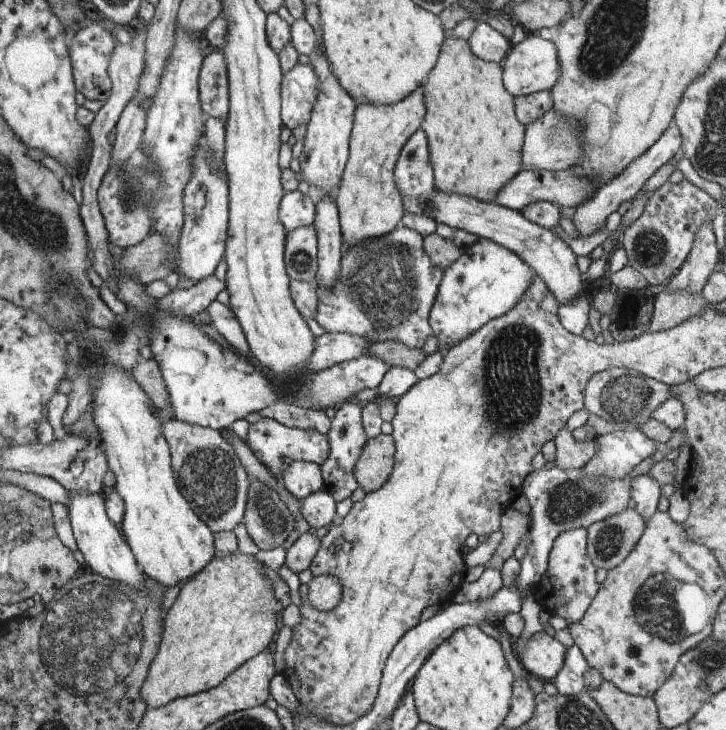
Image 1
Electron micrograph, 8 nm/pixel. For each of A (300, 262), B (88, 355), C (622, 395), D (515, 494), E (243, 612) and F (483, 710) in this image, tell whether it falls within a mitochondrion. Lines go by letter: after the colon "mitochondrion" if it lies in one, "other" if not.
A: mitochondrion
B: mitochondrion
C: mitochondrion
D: other
E: other
F: other

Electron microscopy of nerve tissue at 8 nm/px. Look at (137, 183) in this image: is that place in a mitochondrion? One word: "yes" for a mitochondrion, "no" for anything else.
yes

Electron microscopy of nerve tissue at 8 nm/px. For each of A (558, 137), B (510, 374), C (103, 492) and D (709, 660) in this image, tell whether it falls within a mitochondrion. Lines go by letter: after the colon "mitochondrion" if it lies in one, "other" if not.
A: mitochondrion
B: mitochondrion
C: other
D: mitochondrion

